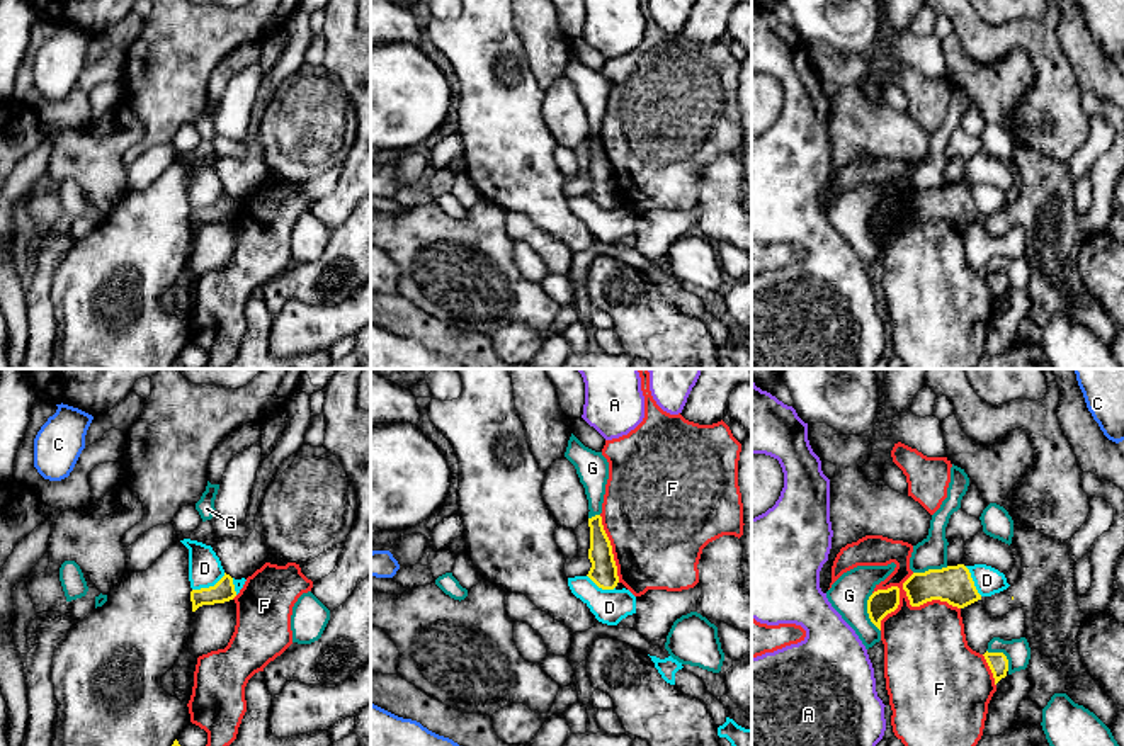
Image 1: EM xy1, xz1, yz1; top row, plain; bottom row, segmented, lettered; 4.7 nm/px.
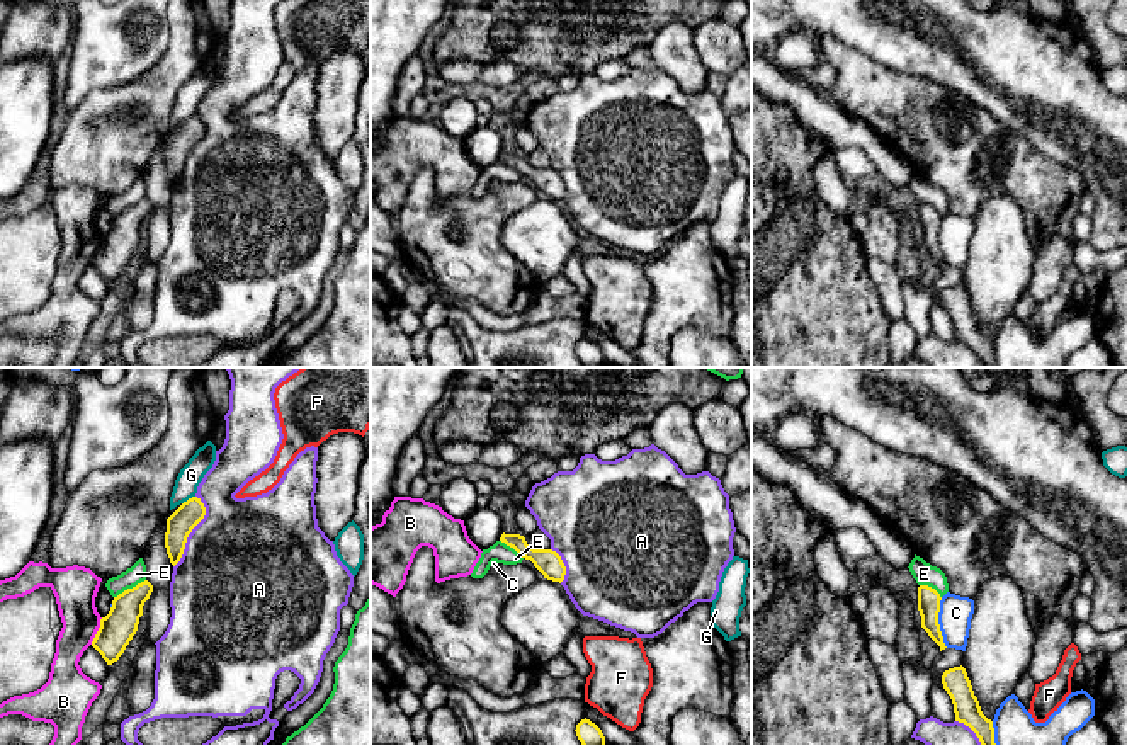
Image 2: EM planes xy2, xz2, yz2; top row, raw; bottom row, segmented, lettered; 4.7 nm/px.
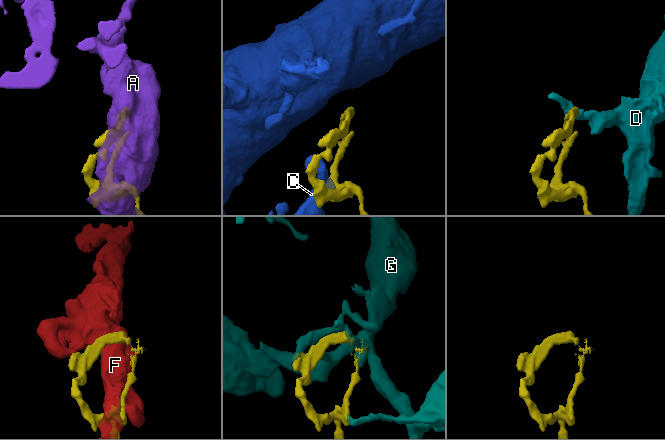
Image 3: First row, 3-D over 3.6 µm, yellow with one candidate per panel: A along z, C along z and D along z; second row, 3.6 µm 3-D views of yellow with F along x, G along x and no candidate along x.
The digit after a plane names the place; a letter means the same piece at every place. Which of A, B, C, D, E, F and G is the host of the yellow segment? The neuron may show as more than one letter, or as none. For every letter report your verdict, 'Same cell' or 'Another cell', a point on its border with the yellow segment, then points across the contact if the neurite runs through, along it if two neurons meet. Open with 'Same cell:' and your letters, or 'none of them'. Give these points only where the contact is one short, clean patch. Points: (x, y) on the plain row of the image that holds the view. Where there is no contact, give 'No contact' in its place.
Same cell: none of them
A: Another cell. Touches yellow at xy2 (191, 150)
B: Another cell. Touches yellow at xy2 (97, 250). Boundary: xy2 (102, 237), (90, 262)
C: Another cell. Touches yellow at yz2 (937, 242)
D: Another cell. Touches yellow at xy1 (210, 206). Boundary: xy1 (225, 192), (213, 204), (193, 209)
E: Another cell. Touches yellow at xy2 (130, 208). Boundary: xy2 (145, 198), (114, 216)
F: Another cell. Touches yellow at yz1 (913, 225)
G: Another cell. Touches yellow at yz1 (868, 231)

